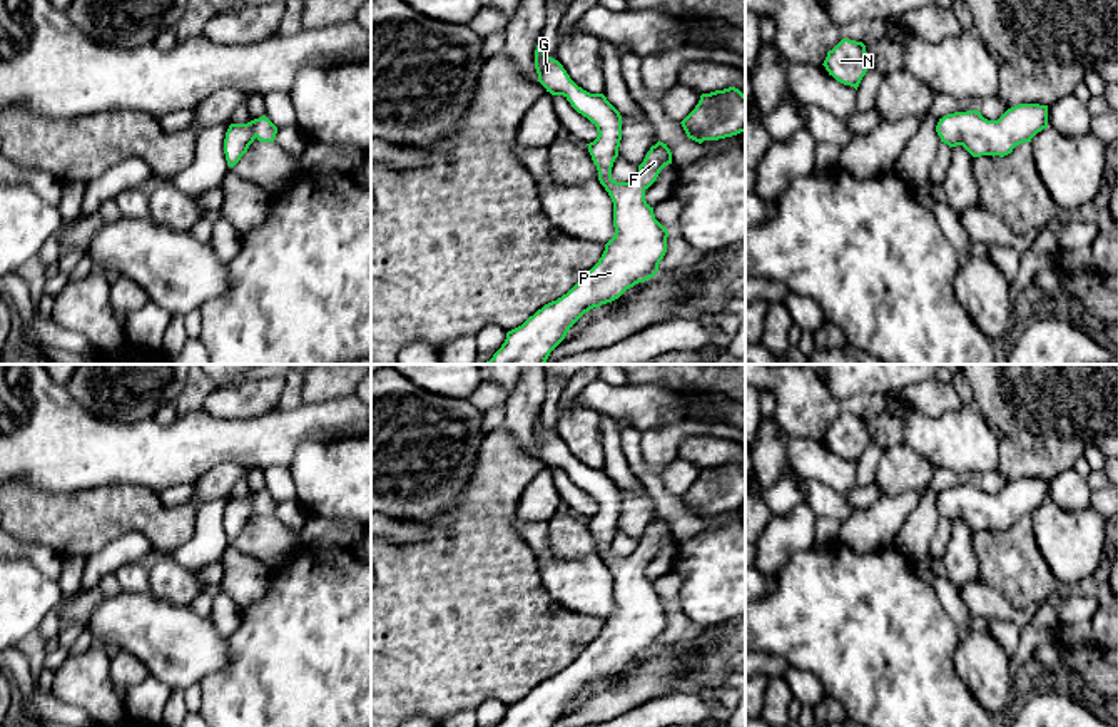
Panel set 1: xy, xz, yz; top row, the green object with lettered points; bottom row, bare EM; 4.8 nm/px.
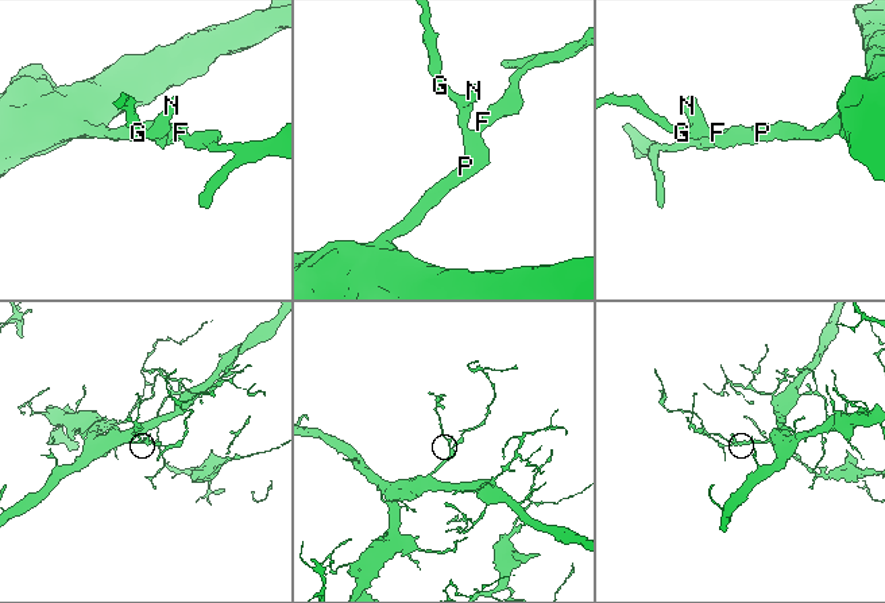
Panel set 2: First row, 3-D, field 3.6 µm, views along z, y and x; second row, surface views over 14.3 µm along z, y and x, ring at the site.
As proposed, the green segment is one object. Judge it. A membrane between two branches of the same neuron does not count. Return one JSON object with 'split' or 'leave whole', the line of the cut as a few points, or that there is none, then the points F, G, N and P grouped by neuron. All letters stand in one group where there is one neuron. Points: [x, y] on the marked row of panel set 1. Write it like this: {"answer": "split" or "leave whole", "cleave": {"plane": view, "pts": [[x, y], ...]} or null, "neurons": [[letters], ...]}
{"answer": "leave whole", "cleave": null, "neurons": [["F", "G", "N", "P"]]}

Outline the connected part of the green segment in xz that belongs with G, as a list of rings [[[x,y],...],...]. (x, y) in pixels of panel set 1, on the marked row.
[[[541,40],[535,50],[535,69],[538,82],[551,95],[563,95],[572,107],[587,117],[597,127],[597,139],[588,145],[593,164],[598,170],[598,180],[608,192],[613,202],[613,227],[615,236],[605,244],[605,251],[598,262],[562,297],[545,304],[521,326],[506,333],[501,348],[485,364],[545,364],[550,353],[565,339],[568,329],[590,309],[618,299],[627,289],[638,282],[645,282],[658,272],[658,264],[667,252],[668,231],[663,227],[645,201],[645,191],[657,180],[660,170],[672,164],[672,152],[663,142],[657,142],[647,152],[638,165],[637,175],[630,182],[617,182],[612,179],[612,167],[618,157],[622,140],[622,115],[607,100],[603,94],[590,94],[578,87],[563,65],[548,57]]]

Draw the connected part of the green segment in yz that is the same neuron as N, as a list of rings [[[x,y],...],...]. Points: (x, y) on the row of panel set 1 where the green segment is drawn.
[[[842,38],[832,50],[827,52],[822,65],[837,82],[857,90],[862,77],[871,67],[871,62],[862,42]]]

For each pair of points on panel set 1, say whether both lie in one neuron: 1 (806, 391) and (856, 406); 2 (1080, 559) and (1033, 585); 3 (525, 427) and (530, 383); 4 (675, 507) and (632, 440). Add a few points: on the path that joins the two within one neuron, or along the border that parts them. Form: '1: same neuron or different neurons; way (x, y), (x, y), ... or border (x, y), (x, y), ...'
1: same neuron; way (818, 403), (821, 406), (844, 406)
2: different neurons; border (1036, 538), (1040, 555), (1060, 584)
3: same neuron; way (525, 416), (525, 400), (530, 393)
4: same neuron; way (659, 492), (635, 463), (634, 457)

